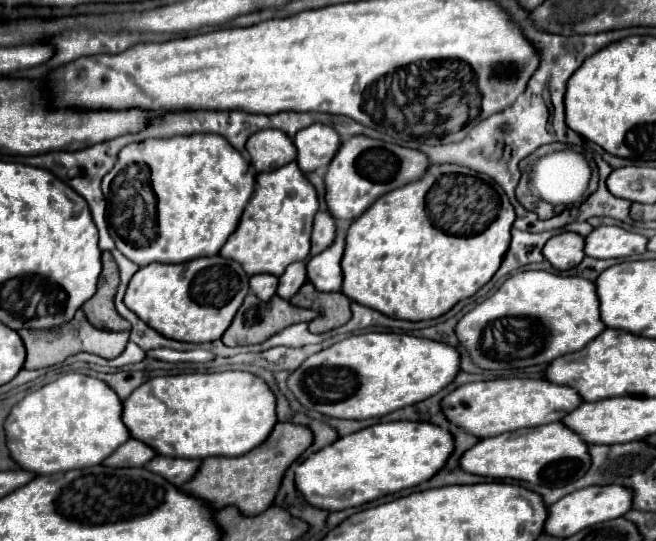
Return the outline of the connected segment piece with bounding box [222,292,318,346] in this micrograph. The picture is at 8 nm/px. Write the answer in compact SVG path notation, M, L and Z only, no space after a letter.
M252 292L246 296L246 302L240 306L238 314L234 316L234 322L230 324L230 330L226 330L226 334L222 336L222 342L226 346L244 346L244 344L260 344L264 340L268 340L270 336L282 332L286 326L298 324L298 322L312 322L318 316L316 310L306 310L306 308L296 308L292 306L288 300L274 296L268 302L262 302L260 298L256 298Z

